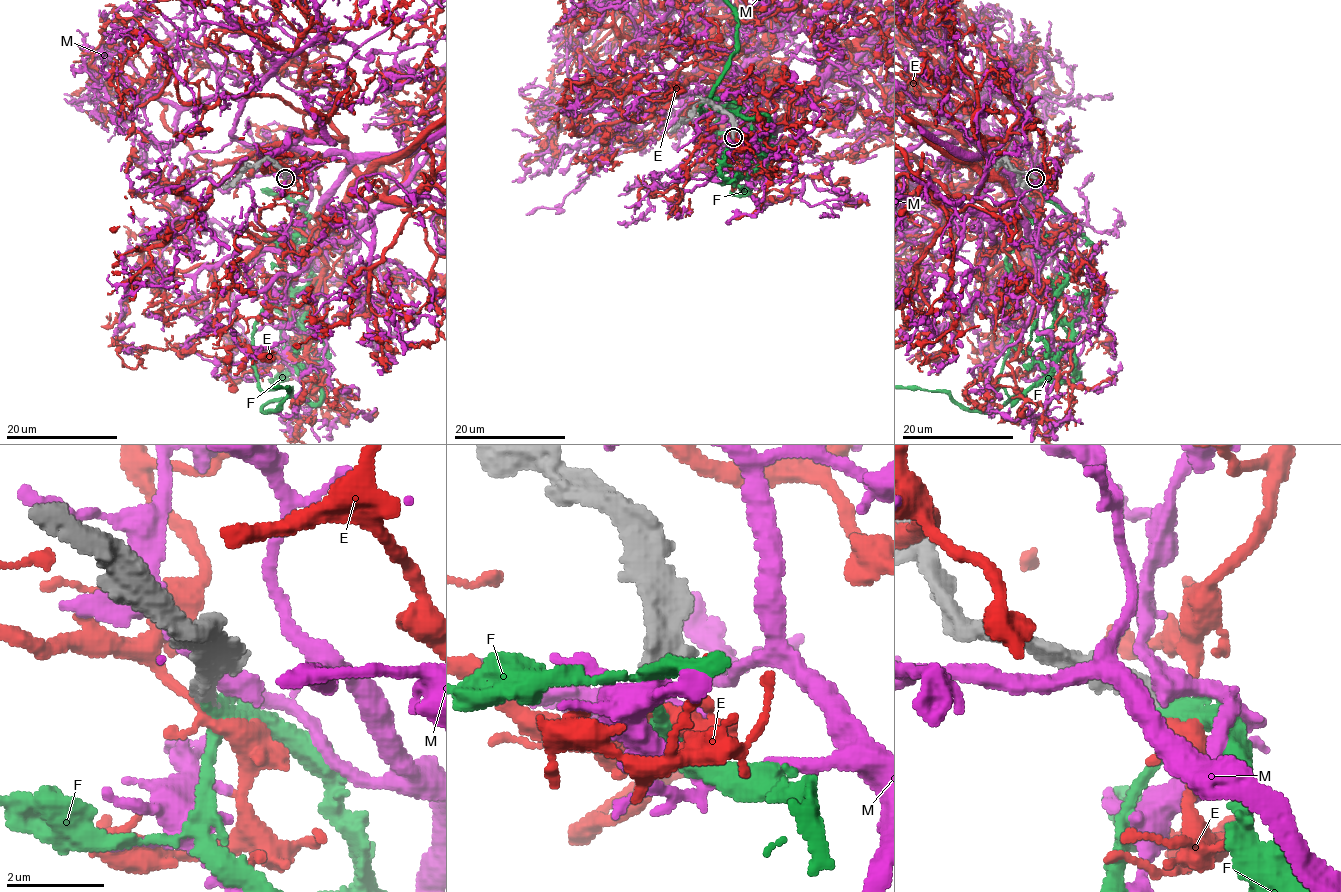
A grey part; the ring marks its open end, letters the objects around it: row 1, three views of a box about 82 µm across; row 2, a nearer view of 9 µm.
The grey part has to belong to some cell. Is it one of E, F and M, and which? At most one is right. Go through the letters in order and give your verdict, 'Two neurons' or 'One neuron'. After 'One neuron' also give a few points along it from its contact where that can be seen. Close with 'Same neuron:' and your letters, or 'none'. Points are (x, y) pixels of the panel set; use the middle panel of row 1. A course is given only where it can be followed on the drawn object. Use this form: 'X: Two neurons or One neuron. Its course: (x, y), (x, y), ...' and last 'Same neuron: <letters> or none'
E: Two neurons
F: One neuron. Its course: (734, 136), (741, 169), (764, 167), (748, 174), (769, 118), (710, 101), (738, 13)
M: Two neurons
Same neuron: F

